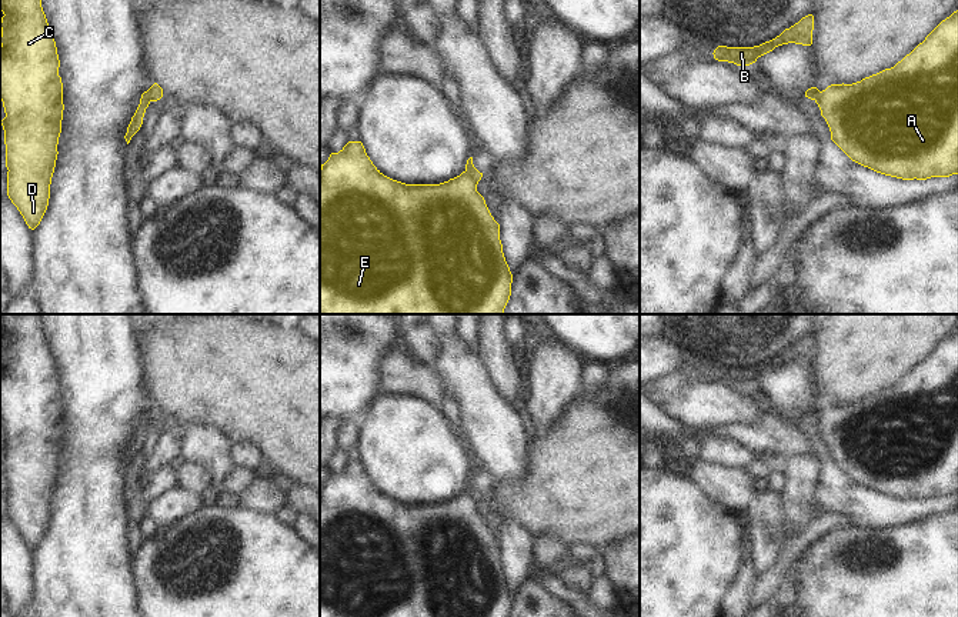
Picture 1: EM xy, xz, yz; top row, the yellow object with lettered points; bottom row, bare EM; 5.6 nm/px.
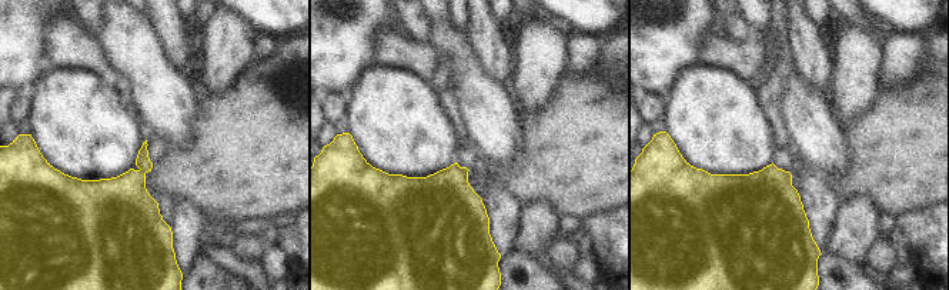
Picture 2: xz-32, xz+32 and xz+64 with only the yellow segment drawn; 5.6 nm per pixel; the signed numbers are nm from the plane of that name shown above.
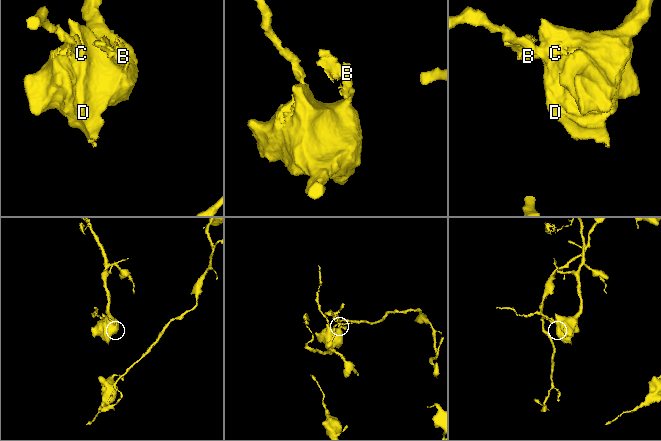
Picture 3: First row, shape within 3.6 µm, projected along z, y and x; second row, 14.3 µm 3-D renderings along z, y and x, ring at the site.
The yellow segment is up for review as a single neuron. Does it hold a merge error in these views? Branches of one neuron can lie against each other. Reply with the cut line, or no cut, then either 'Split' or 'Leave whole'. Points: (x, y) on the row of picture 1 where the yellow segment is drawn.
Split along xz (466, 170), (477, 182). Split

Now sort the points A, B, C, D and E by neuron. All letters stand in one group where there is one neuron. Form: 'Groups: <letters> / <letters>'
Groups: A C D E / B

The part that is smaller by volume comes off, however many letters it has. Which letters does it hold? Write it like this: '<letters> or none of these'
B

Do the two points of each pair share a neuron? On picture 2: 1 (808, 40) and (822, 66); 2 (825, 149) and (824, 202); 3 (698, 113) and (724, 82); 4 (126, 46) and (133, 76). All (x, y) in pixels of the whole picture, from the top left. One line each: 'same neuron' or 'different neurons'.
1: same neuron
2: different neurons
3: same neuron
4: same neuron

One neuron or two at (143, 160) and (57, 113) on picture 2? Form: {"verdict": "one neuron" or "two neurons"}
{"verdict": "one neuron"}

